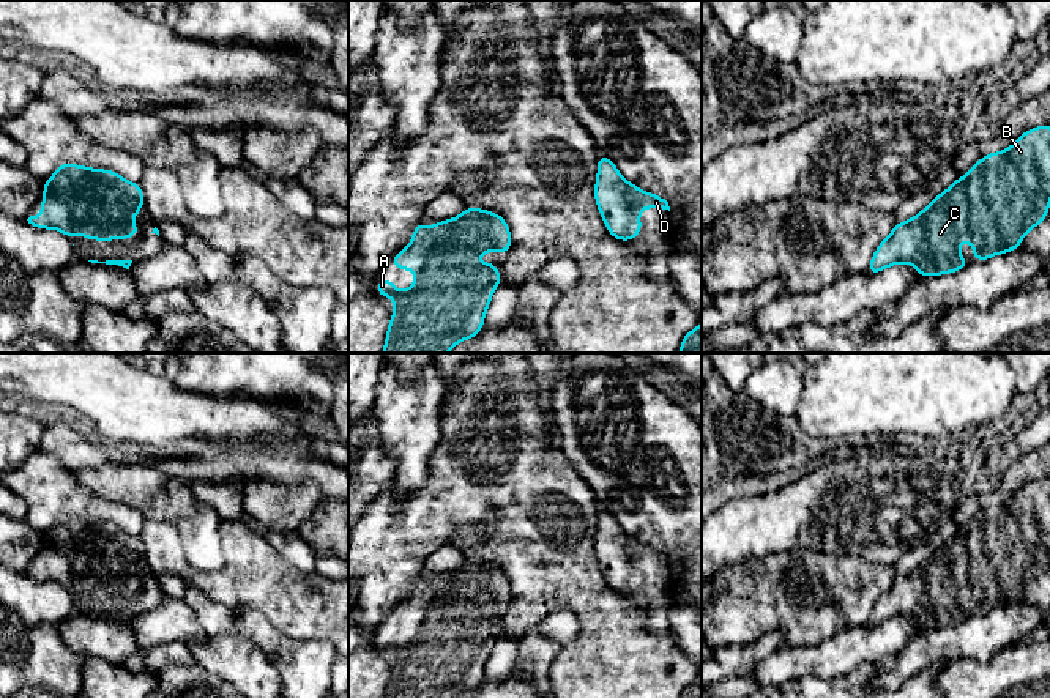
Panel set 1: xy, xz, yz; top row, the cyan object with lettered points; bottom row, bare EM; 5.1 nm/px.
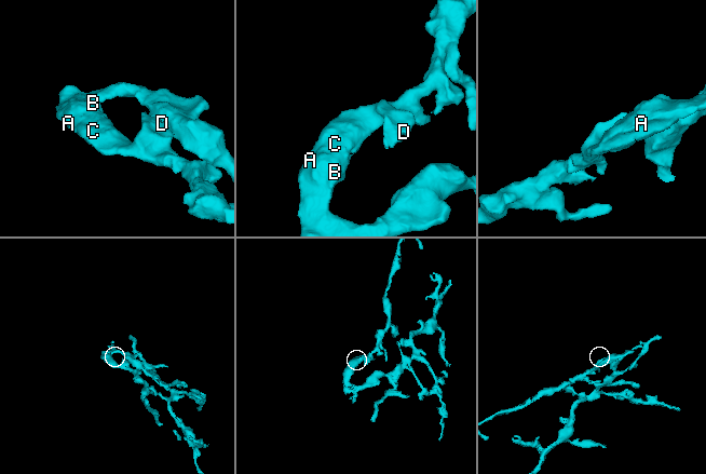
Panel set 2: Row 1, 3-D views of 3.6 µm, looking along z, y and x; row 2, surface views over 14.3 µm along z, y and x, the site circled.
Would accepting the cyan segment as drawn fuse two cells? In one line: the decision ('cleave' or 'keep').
keep

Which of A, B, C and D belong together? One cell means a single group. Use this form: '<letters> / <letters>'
A B C D

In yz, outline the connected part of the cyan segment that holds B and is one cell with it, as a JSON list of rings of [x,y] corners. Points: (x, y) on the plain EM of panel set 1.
[[[1050,479],[1028,482],[1007,503],[984,509],[966,526],[966,531],[960,526],[951,540],[933,550],[913,572],[895,575],[891,588],[878,597],[866,626],[877,627],[897,616],[913,616],[919,630],[957,626],[970,616],[959,607],[960,594],[973,596],[977,614],[1020,600],[1023,589],[1047,570],[1050,561]]]

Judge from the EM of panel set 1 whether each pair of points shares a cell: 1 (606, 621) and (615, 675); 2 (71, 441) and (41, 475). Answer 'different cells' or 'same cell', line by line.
1: same cell
2: different cells

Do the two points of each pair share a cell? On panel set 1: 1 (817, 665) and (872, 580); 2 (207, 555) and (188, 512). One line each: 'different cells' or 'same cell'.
1: different cells
2: same cell

